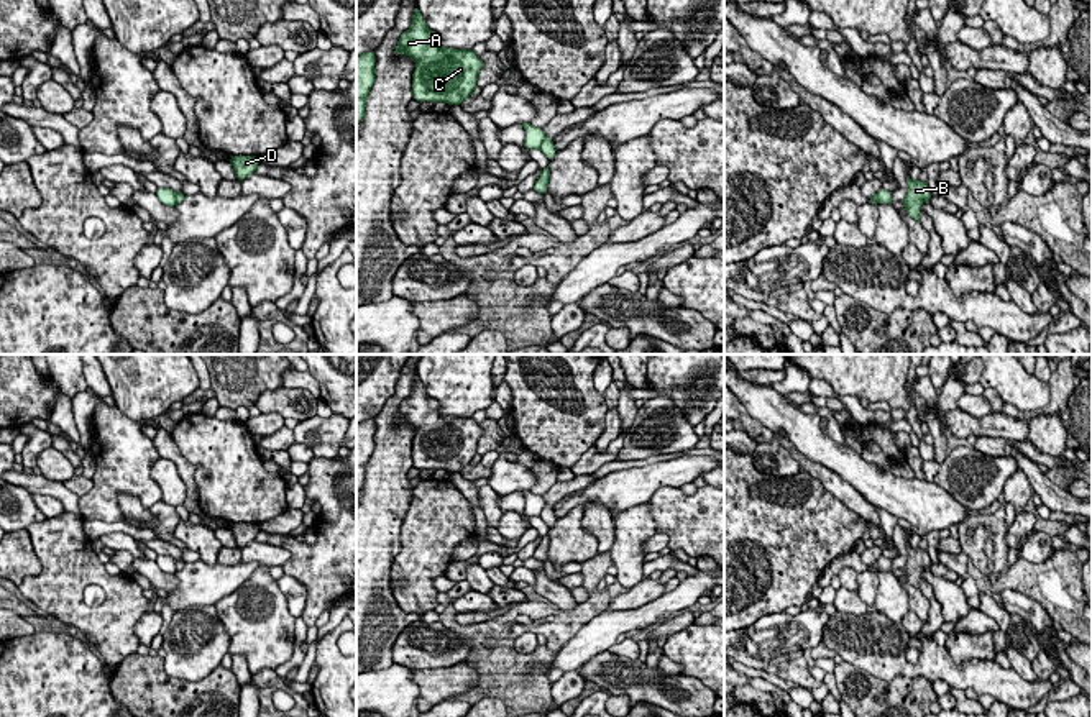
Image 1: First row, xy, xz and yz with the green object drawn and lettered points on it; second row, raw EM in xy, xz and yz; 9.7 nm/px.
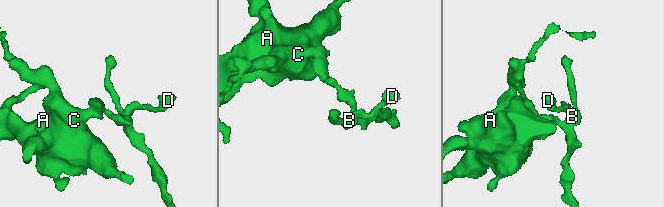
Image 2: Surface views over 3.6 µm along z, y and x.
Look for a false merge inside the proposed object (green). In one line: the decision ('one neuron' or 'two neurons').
two neurons

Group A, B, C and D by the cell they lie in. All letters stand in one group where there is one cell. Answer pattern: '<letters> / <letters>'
A C / B D

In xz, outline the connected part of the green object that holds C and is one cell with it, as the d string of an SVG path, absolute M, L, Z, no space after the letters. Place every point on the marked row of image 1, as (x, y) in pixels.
M415 8L411 28L401 34L396 54L411 56L417 66L412 74L412 95L417 102L460 105L476 89L483 61L473 49L440 46L440 36L429 30Z

